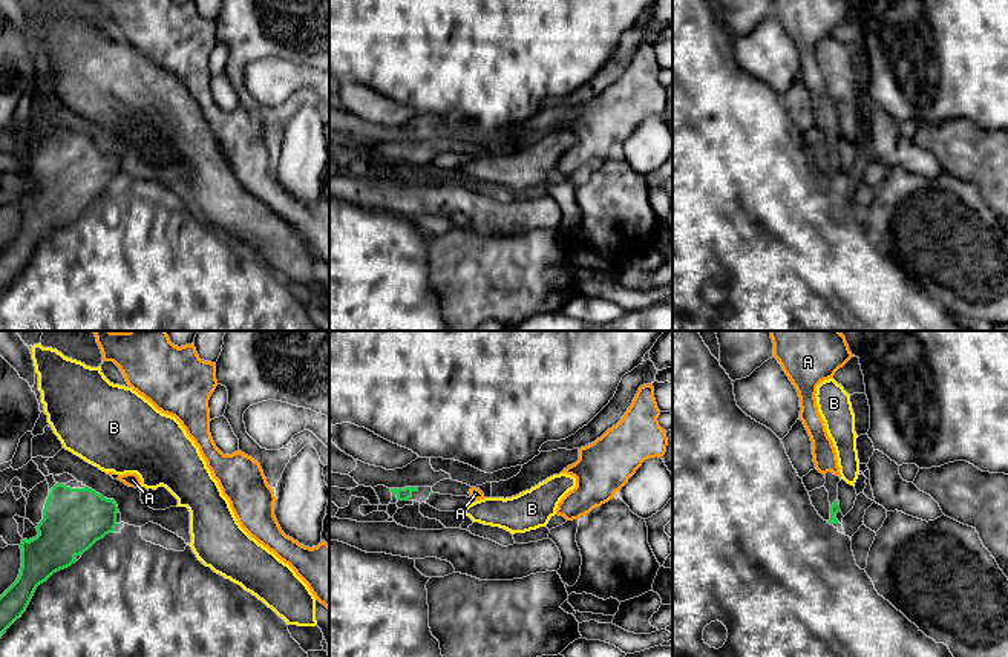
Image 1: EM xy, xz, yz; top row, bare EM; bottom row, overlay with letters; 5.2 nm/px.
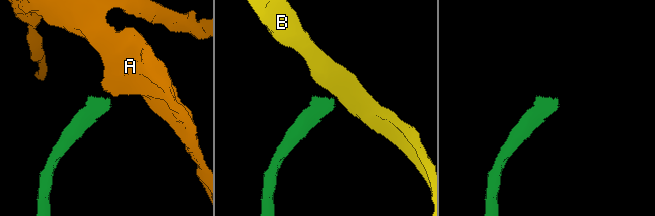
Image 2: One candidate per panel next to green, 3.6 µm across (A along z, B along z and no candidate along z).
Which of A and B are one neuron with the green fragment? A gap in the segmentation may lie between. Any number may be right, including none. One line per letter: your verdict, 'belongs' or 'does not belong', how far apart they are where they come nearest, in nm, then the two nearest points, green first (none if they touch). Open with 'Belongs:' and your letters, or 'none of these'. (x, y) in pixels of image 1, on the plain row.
Belongs: A
A: belongs; 110 nm apart; from green across xy (112, 156), (121, 138)
B: does not belong; 110 nm apart; from green across yz (837, 158), (847, 140)

